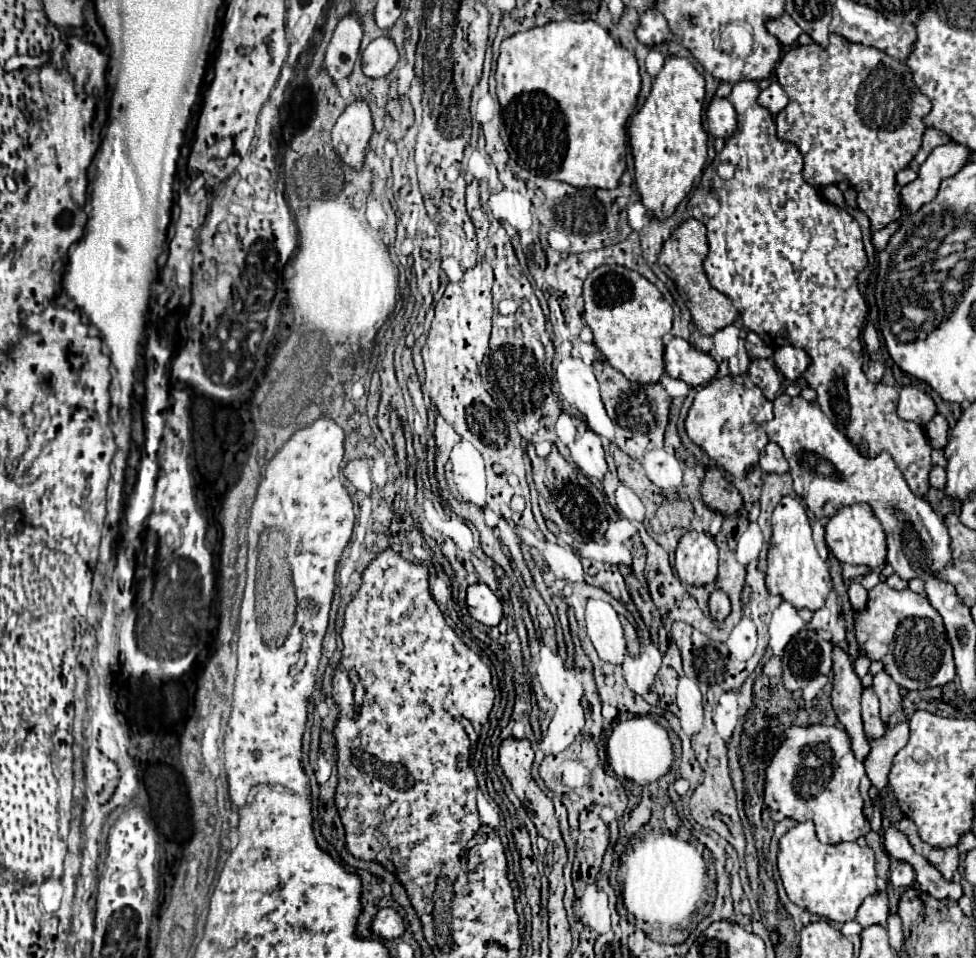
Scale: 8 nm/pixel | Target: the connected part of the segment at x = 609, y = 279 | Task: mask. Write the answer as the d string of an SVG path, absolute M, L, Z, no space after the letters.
M599 266L583 284L583 318L593 332L593 344L607 362L631 382L657 384L663 376L663 336L671 330L673 308L645 276L625 266Z

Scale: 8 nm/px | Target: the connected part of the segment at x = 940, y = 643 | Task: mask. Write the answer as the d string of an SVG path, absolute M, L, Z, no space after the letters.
M879 582L869 590L865 608L855 610L855 632L859 652L869 660L881 660L885 672L901 688L923 690L943 686L955 678L953 652L943 618L923 594L915 594L909 588L893 590L887 586L887 582Z

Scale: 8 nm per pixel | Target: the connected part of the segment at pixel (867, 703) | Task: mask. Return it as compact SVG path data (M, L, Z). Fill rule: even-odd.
M867 688L863 692L869 692L869 694L863 694L863 700L861 700L861 706L863 706L863 712L865 712L865 730L871 736L875 736L875 730L873 730L873 724L881 726L881 716L879 716L879 698L875 698L873 694L873 688Z

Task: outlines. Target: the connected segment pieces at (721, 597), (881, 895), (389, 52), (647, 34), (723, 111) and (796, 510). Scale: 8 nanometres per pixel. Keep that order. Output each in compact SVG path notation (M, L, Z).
M715 590L709 596L709 614L713 620L725 620L731 612L731 604L729 604L729 596L723 590Z
M877 892L871 894L863 900L863 904L857 910L857 922L867 928L873 924L881 924L887 926L887 916L889 916L889 906L887 906L887 894L885 892Z
M387 36L375 38L361 54L363 74L369 78L383 78L395 68L397 58L399 58L397 46L393 44L391 38Z
M651 6L643 16L641 24L637 28L637 40L645 46L663 44L667 40L667 20L661 12L657 12L655 6Z
M715 96L707 106L707 128L713 136L729 138L735 132L737 114L729 102L729 98Z
M785 496L777 504L773 512L773 538L767 554L767 576L765 584L769 594L781 596L785 602L791 602L797 610L809 608L809 610L819 610L825 606L825 598L829 594L829 566L821 556L817 554L817 548L813 544L811 536L811 522L805 514L805 508L799 500Z

